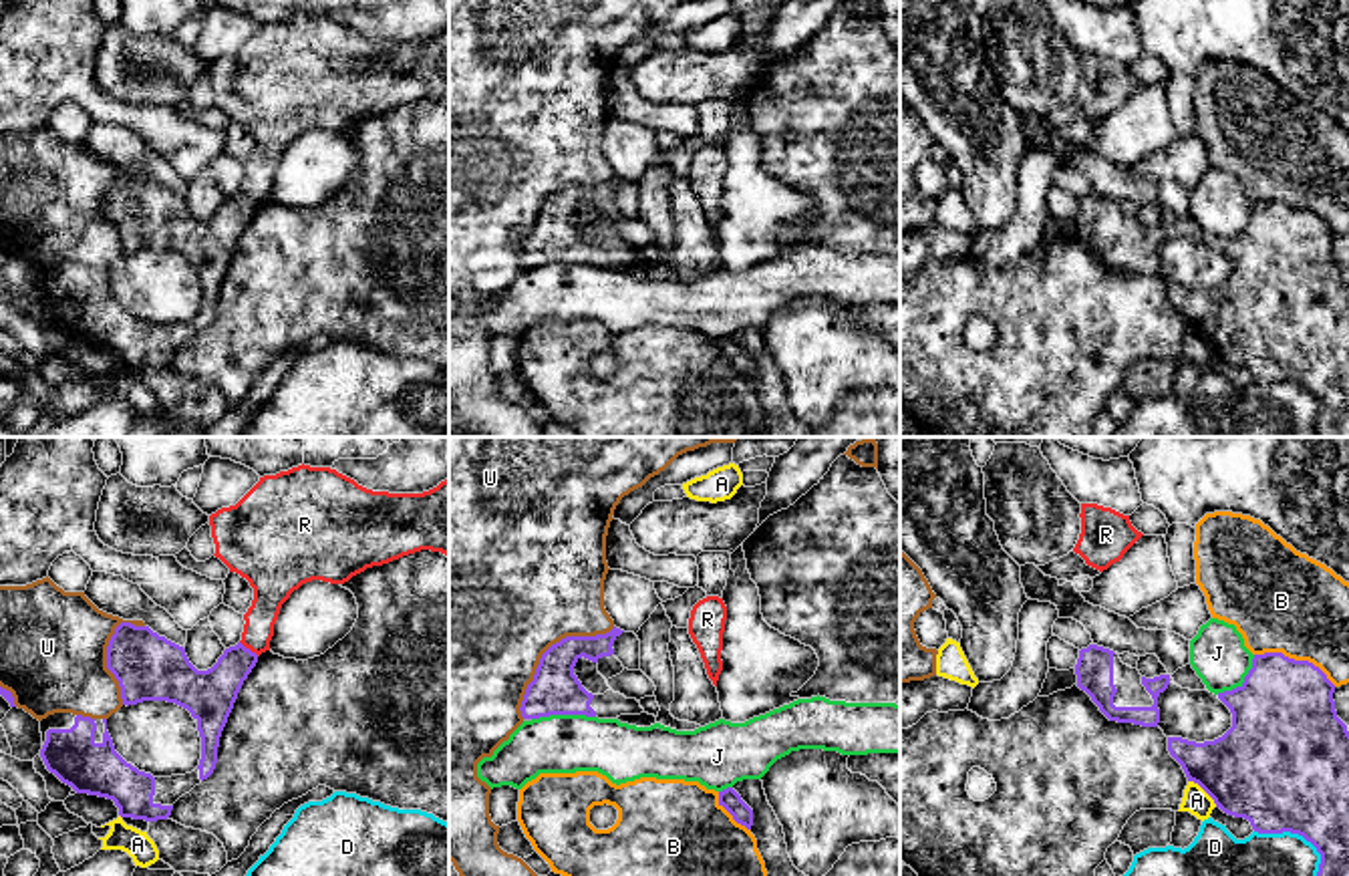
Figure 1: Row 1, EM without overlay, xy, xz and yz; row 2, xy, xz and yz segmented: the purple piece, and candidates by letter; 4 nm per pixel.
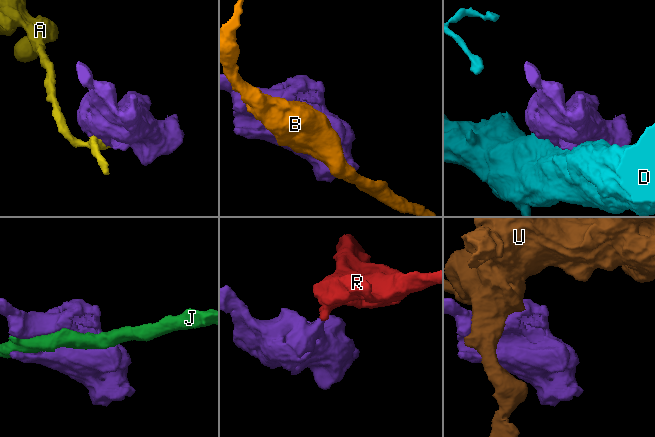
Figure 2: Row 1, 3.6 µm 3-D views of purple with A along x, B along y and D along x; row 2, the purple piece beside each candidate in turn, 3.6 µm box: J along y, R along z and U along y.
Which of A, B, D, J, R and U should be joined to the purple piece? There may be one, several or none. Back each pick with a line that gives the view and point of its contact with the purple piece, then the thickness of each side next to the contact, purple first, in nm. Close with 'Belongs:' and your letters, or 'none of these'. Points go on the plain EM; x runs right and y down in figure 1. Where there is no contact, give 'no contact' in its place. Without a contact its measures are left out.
Belongs: none of these

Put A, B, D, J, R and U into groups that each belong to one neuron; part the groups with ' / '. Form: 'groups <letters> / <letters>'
groups A / B / D / J / R / U

